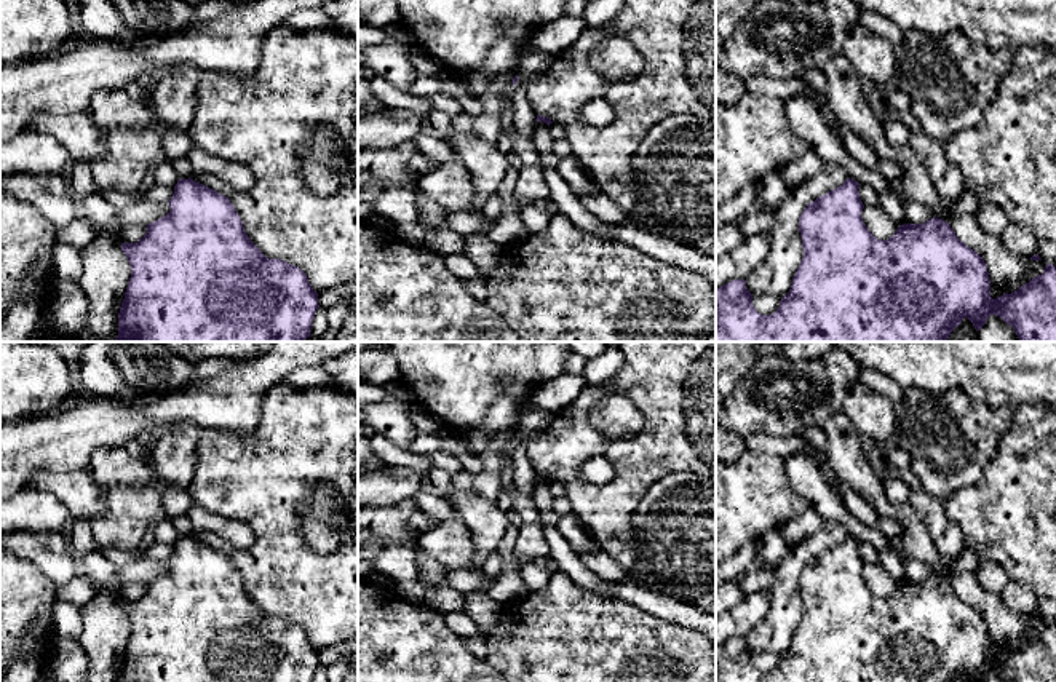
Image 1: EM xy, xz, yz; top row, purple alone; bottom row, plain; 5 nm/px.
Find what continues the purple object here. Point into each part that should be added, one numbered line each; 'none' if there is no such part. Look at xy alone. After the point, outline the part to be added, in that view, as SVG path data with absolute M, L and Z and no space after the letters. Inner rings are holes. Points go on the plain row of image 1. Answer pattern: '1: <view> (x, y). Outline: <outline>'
none

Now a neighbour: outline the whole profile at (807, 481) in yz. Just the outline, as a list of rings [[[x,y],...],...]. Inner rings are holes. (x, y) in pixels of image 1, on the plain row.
[[[799,452],[788,457],[784,466],[792,490],[810,502],[823,521],[829,519],[842,524],[850,537],[872,543],[877,549],[885,545],[887,537],[879,529],[861,524],[845,510],[810,455]]]

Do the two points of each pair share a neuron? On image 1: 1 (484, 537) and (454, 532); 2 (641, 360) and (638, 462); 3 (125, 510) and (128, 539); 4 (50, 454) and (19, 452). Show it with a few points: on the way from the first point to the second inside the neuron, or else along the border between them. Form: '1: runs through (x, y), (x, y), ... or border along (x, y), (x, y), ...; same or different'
1: border along (457, 515), (475, 543), (475, 567); different
2: runs through (657, 385), (657, 436); same
3: runs through (125, 516), (125, 532); same
4: runs through (42, 452), (27, 452); same

